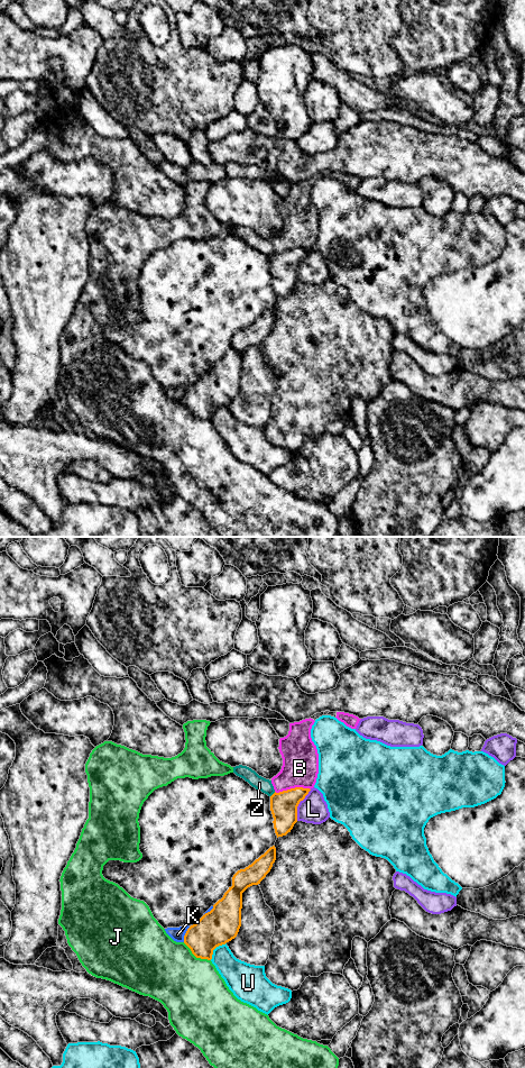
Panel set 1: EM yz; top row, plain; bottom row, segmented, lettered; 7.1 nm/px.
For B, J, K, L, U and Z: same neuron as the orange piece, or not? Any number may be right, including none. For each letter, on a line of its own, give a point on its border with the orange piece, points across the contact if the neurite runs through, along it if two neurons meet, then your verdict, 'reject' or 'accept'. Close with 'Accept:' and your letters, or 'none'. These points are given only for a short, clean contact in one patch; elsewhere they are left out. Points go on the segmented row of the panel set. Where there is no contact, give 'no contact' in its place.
B: yz (292, 788) | along yz (310, 788), (291, 787), (275, 792) | reject
J: yz (196, 957) | reject
K: yz (185, 934) | reject
L: yz (297, 805) | reject
U: yz (214, 948) | reject
Z: yz (273, 794) | along yz (275, 792), (270, 796) | reject
Accept: none

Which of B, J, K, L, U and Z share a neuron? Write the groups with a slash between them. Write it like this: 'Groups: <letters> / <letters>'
Groups: B Z / J / K / L / U

